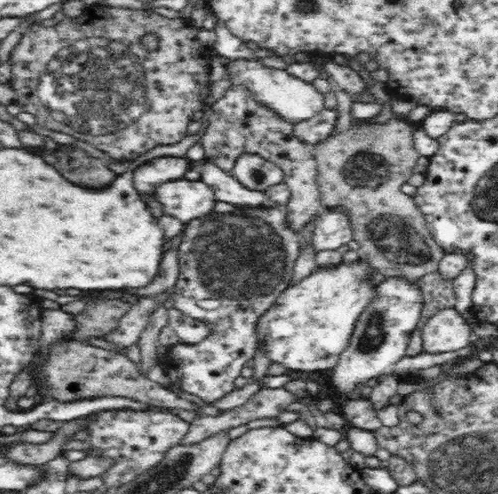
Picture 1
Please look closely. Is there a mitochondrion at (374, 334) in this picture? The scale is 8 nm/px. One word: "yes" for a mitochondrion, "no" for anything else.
yes

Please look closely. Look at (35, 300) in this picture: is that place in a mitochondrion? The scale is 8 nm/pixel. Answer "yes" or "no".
no

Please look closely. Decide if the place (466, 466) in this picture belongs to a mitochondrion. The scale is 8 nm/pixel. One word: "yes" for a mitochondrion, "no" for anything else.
yes

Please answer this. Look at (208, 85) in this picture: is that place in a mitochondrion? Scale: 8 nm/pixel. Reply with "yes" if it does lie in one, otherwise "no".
no

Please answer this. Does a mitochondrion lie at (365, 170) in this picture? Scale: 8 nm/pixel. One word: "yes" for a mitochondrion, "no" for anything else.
yes

